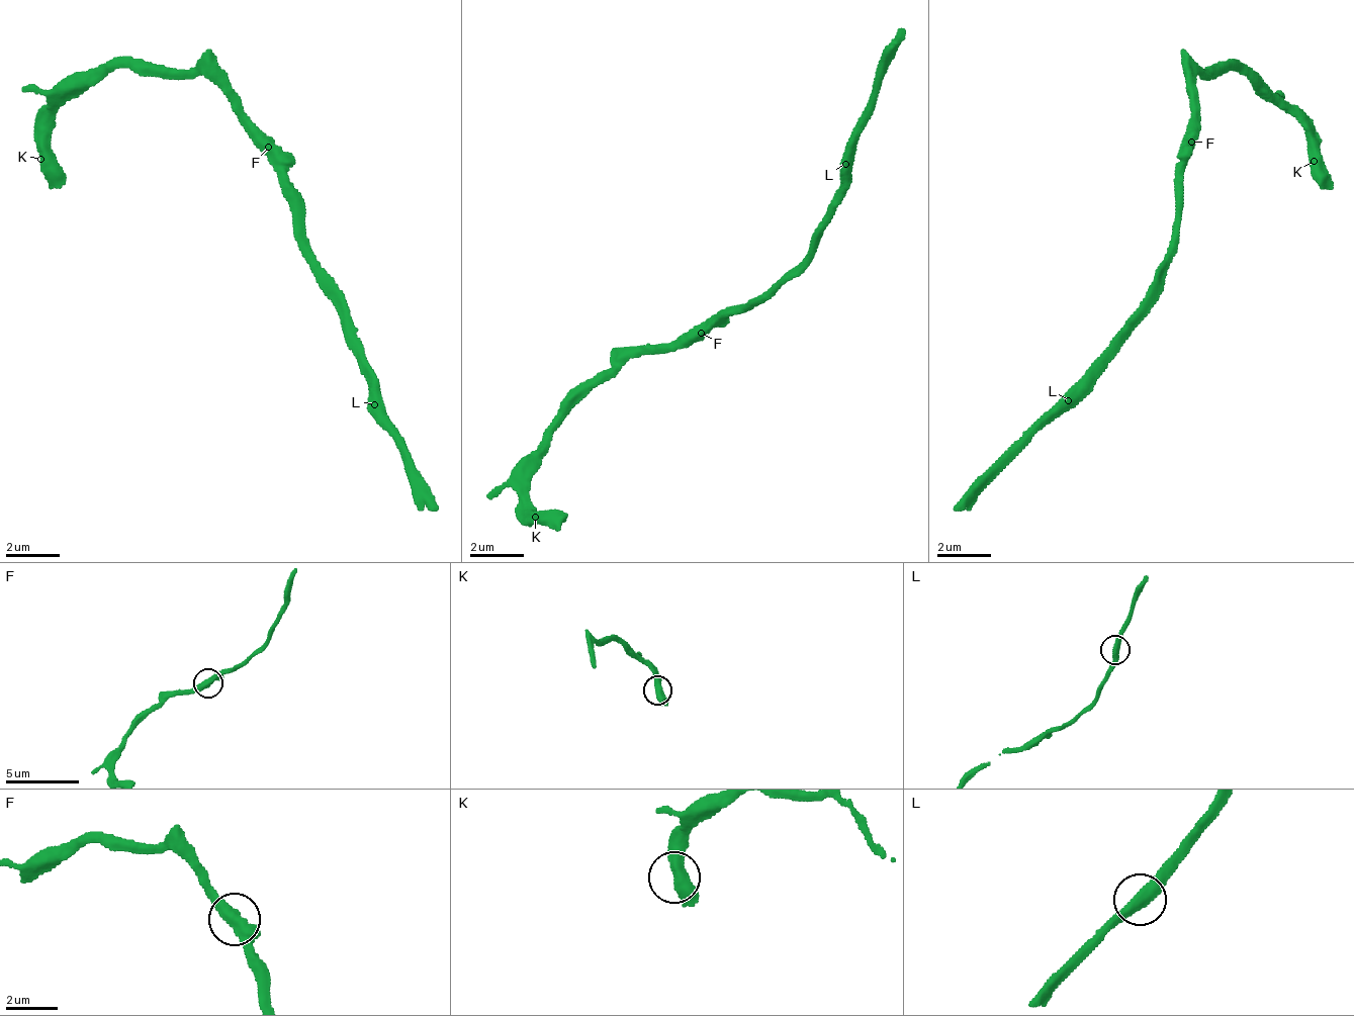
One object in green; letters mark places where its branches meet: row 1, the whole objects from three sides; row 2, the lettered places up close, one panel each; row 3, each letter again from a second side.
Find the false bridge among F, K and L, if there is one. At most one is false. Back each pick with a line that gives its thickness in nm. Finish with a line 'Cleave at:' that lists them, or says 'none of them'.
Cleave at: none of them

